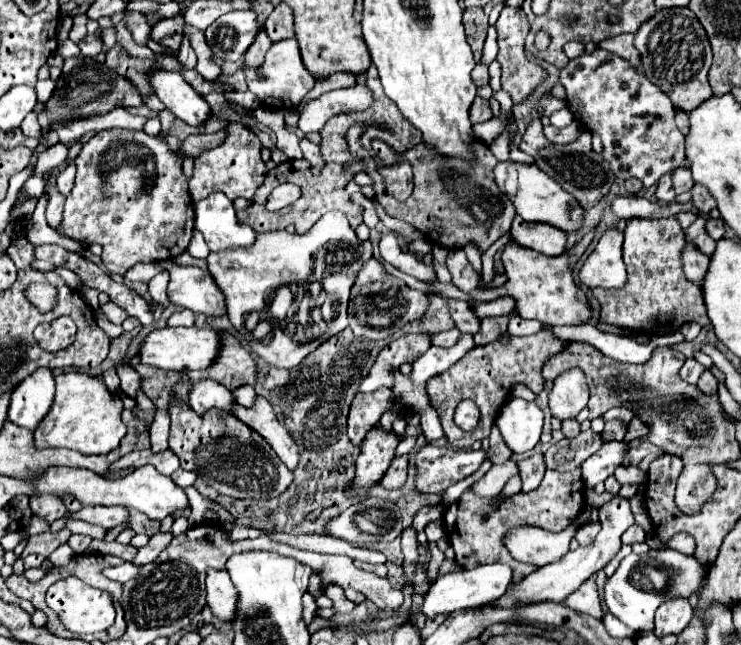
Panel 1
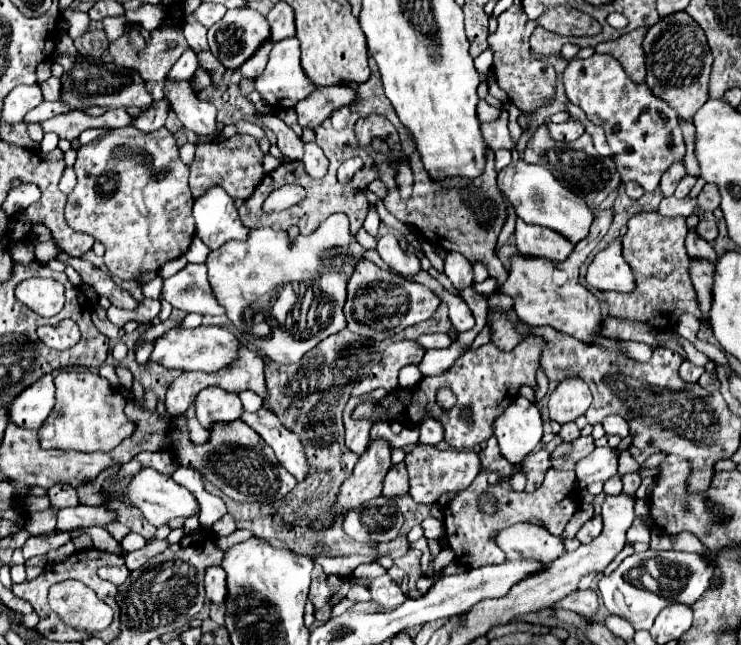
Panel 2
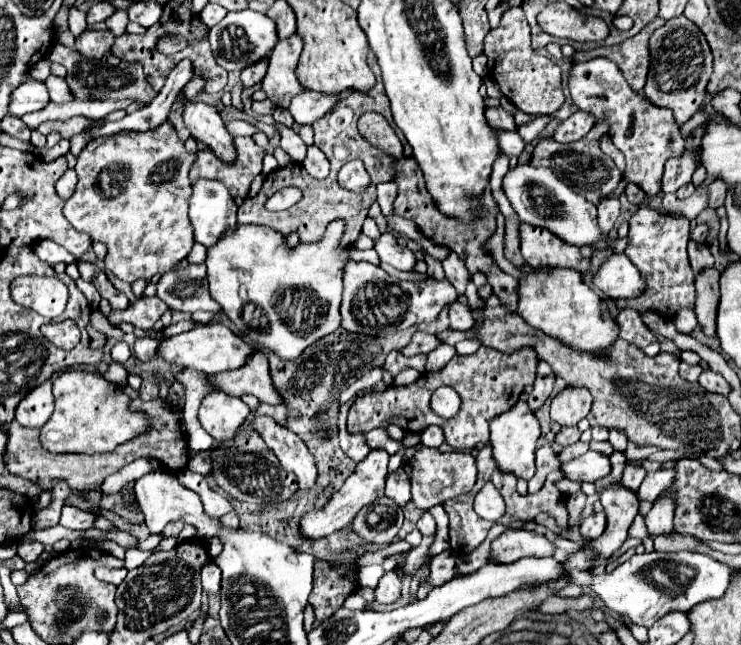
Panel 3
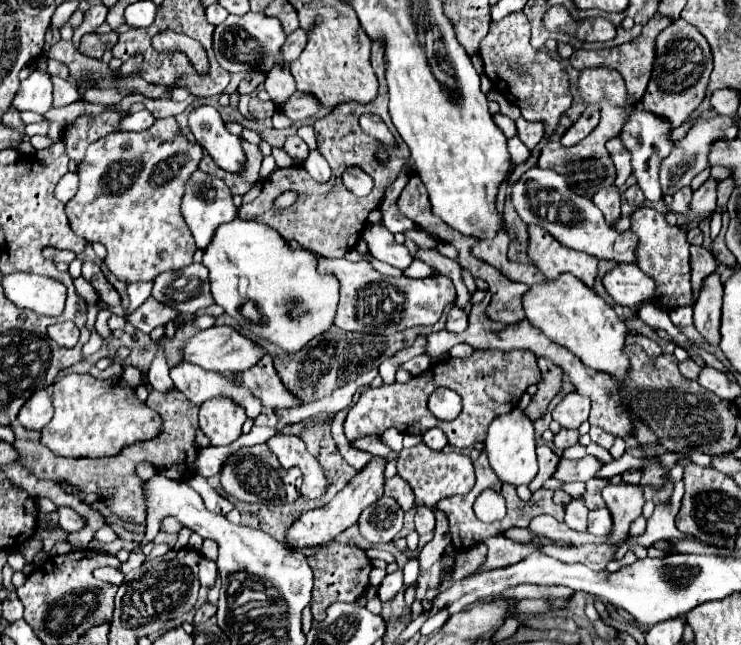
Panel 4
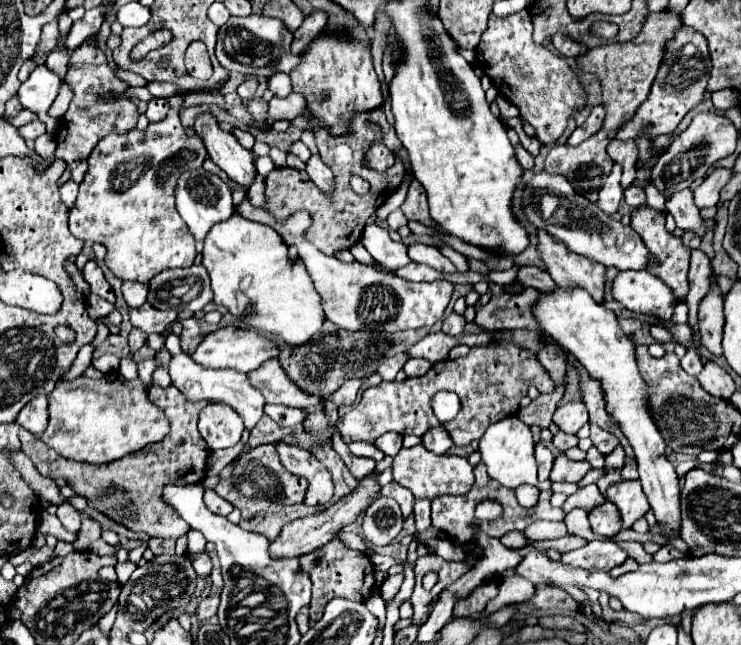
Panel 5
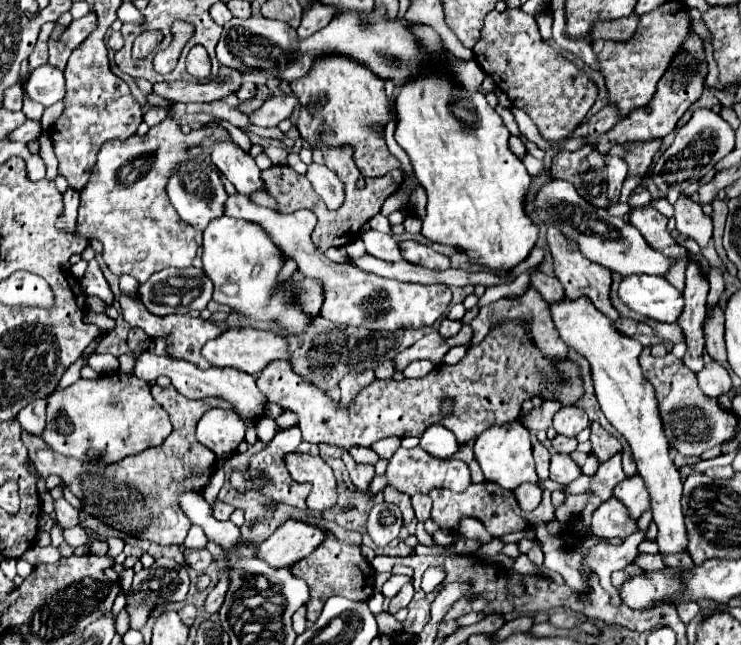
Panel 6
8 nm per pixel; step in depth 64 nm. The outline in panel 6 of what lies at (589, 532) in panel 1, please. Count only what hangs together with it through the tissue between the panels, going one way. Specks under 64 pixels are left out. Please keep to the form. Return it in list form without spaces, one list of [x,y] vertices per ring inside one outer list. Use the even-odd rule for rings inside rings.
[[[612,496],[602,502],[592,514],[592,534],[602,538],[628,538],[636,532],[636,520],[628,516],[628,510]]]

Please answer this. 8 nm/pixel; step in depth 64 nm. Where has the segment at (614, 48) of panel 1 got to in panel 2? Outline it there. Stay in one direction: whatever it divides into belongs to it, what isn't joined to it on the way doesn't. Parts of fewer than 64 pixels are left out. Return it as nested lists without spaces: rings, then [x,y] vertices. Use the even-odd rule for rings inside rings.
[[[636,28],[634,32],[628,32],[626,36],[620,36],[618,40],[600,42],[596,46],[596,52],[614,56],[626,70],[626,74],[634,82],[642,82],[646,76],[644,68],[644,50],[642,50],[642,38],[648,28]]]

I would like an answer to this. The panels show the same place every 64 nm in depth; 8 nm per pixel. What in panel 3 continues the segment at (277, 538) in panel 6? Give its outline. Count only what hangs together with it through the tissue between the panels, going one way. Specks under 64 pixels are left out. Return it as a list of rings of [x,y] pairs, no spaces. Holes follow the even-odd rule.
[[[372,450],[364,460],[360,460],[356,470],[354,470],[354,474],[346,478],[344,486],[330,498],[326,508],[308,512],[302,518],[302,524],[300,524],[302,526],[302,534],[308,536],[308,538],[330,536],[330,534],[338,532],[340,528],[348,526],[362,506],[372,504],[376,498],[382,498],[384,496],[384,480],[386,480],[386,474],[388,474],[388,458],[390,456],[388,456],[386,450]]]

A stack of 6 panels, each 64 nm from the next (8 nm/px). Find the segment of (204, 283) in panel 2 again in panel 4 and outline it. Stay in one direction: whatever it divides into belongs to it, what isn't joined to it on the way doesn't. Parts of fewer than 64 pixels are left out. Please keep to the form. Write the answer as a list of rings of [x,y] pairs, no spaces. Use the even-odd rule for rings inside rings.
[[[190,264],[182,270],[162,272],[154,280],[152,296],[182,314],[194,314],[214,304],[204,264]]]

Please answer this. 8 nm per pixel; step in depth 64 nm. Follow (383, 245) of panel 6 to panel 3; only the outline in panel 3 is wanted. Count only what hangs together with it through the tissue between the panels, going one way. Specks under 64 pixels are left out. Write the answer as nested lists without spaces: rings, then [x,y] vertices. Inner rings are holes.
[[[384,232],[378,240],[374,240],[374,250],[378,252],[382,262],[398,270],[414,270],[416,256],[408,248],[402,248],[390,232]]]

